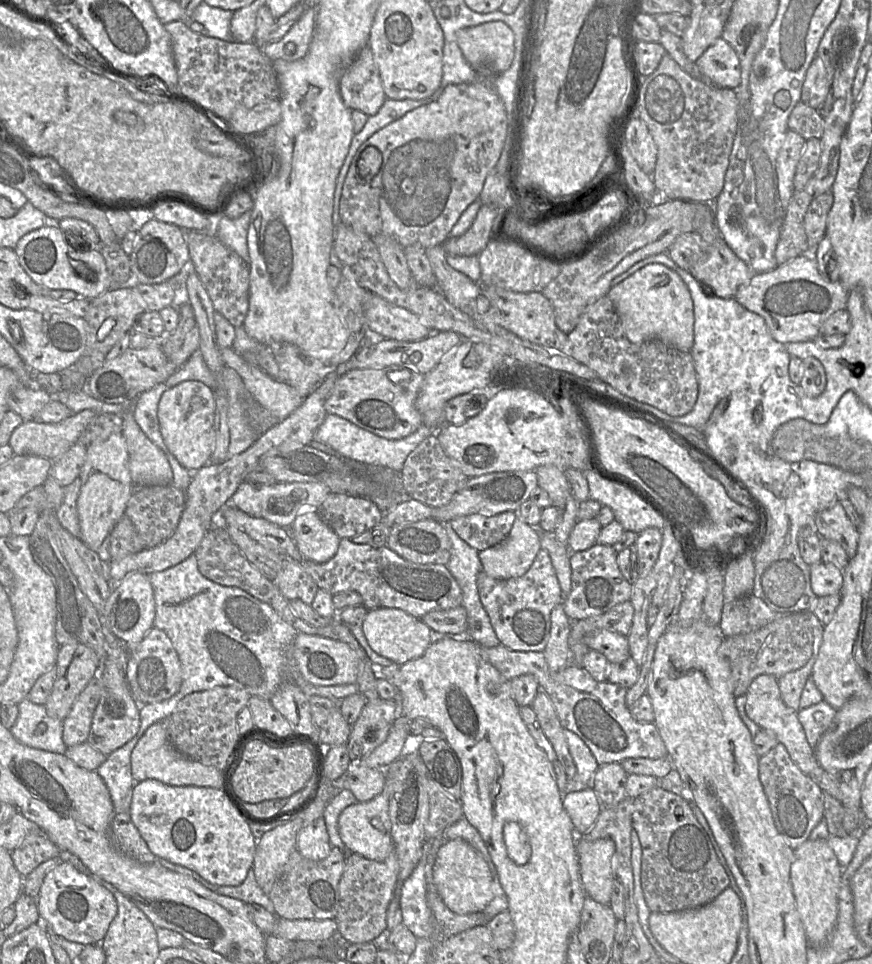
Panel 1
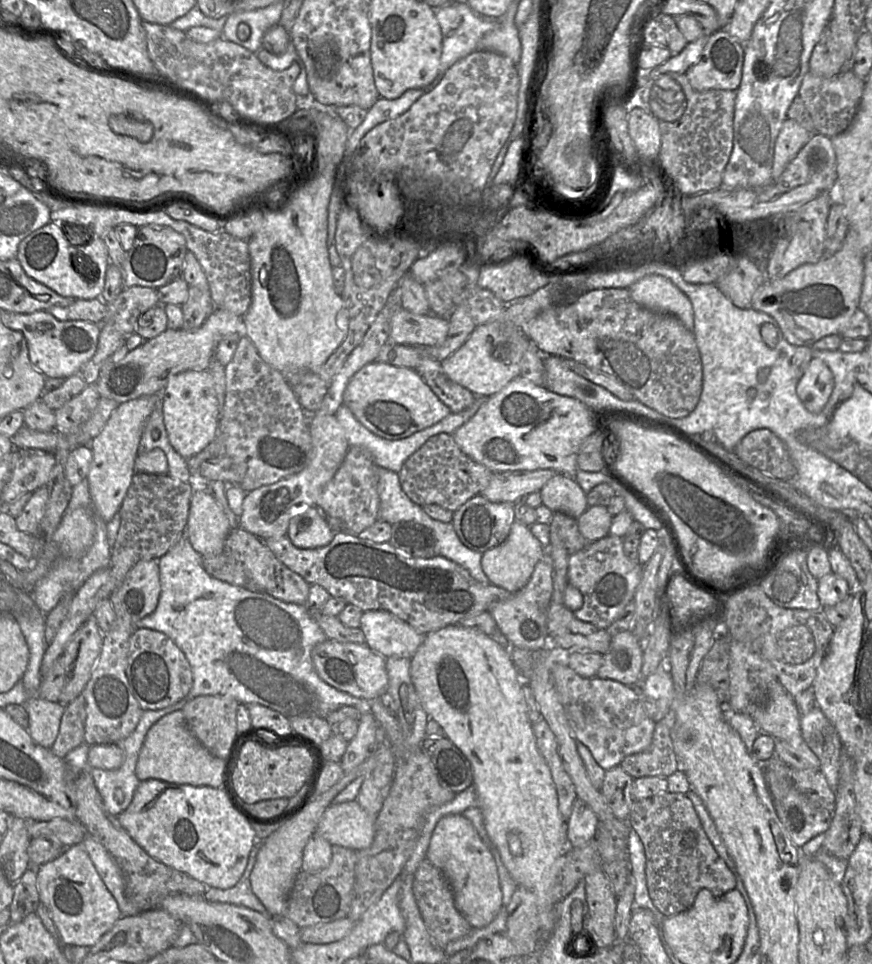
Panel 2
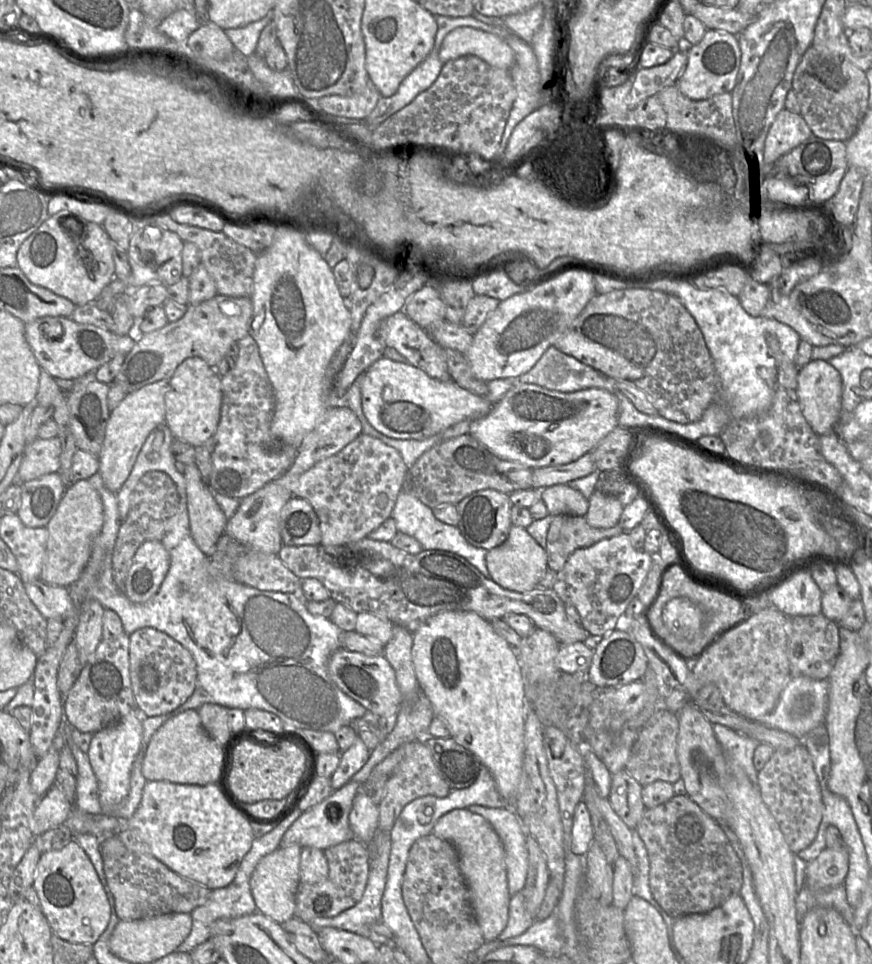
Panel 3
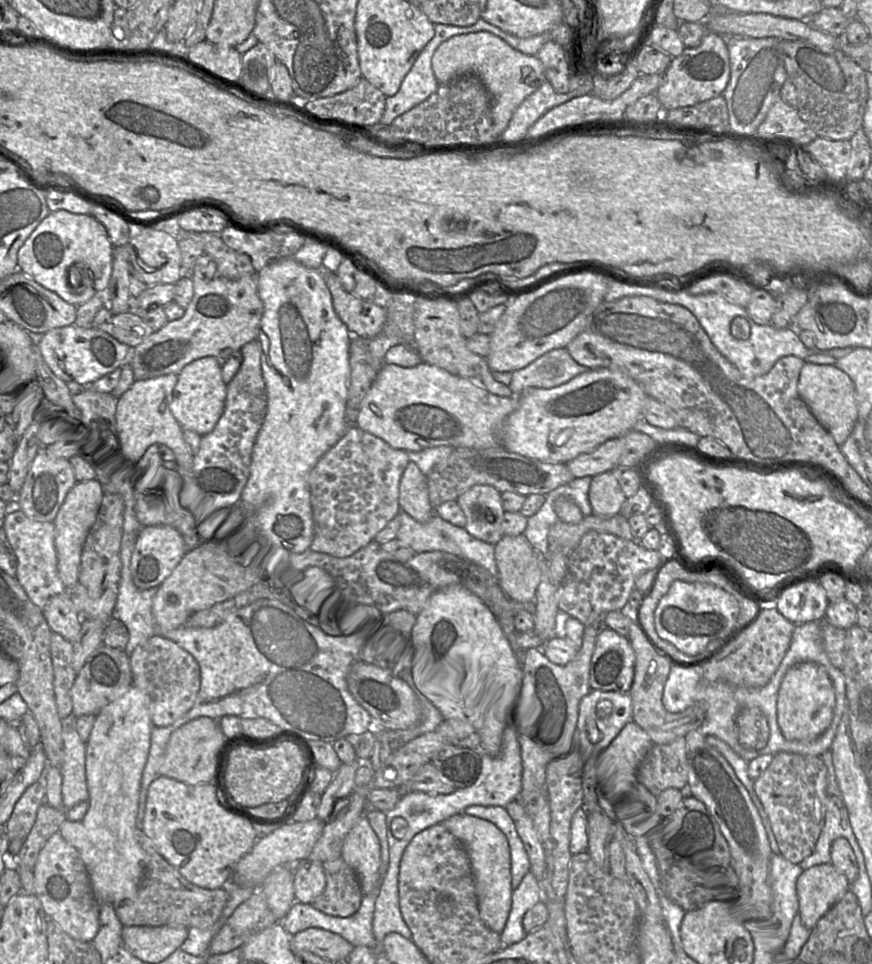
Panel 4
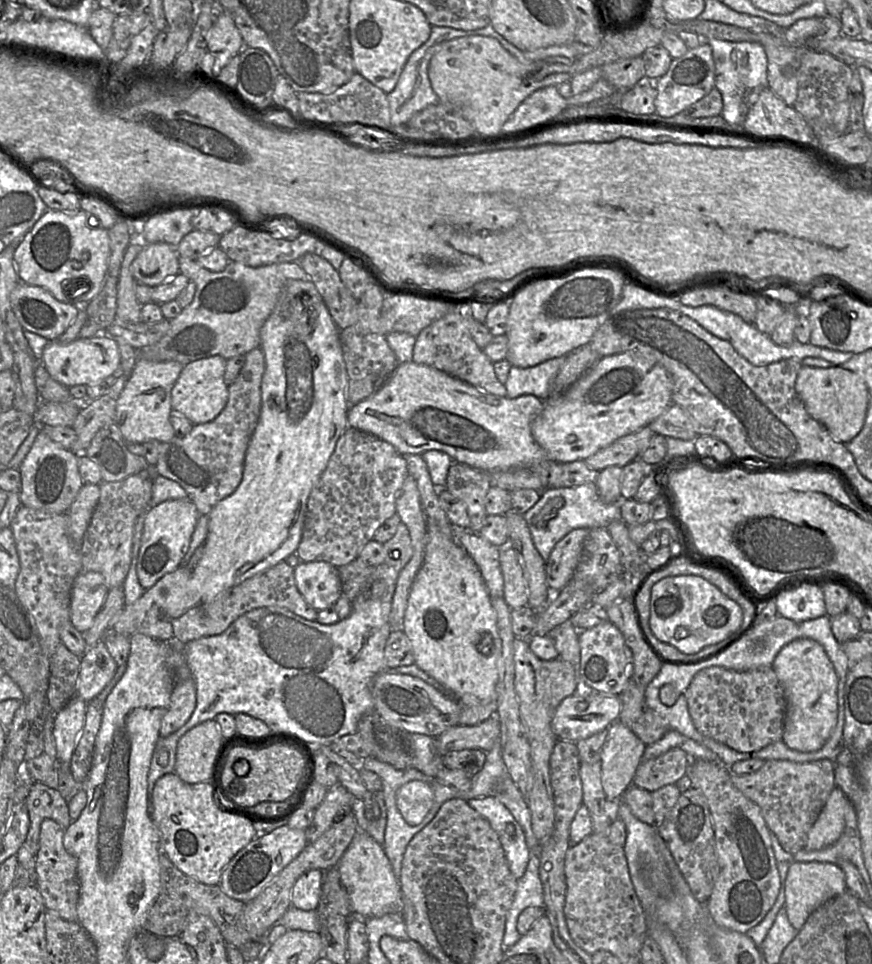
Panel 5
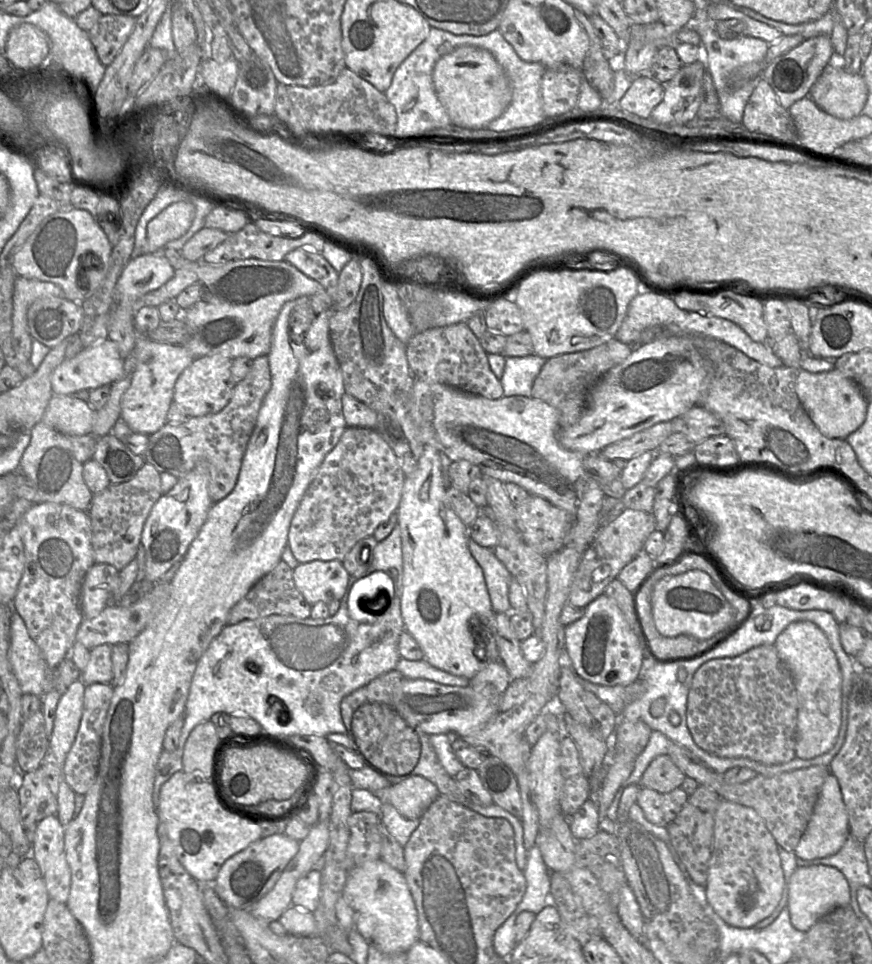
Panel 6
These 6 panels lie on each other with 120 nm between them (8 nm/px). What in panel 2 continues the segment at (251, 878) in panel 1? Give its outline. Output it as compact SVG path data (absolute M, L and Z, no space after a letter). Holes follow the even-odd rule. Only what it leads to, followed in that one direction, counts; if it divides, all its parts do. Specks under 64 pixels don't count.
M256 840L250 852L247 866L236 885L228 889L207 888L202 897L209 902L229 903L244 906L260 913L267 913L266 908L251 888L250 875L256 862L261 845Z

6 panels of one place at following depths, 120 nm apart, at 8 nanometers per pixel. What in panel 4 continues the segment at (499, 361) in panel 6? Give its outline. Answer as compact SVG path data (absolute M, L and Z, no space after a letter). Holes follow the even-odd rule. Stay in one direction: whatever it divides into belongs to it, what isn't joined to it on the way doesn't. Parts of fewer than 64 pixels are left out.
M559 348L547 352L525 368L514 372L492 371L492 376L508 386L513 396L520 396L527 388L554 388L588 370L578 364L566 348Z

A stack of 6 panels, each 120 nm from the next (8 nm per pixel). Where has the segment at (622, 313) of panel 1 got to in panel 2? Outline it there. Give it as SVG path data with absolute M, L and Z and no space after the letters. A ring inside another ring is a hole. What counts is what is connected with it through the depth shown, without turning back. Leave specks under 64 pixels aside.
M648 275L629 288L632 299L642 307L658 313L677 317L693 331L694 314L690 299L669 279L660 275Z

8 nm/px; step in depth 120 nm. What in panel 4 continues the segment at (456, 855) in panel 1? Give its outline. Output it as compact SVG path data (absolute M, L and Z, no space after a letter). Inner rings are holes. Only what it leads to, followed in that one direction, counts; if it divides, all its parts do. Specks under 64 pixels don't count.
M466 812L455 814L440 823L465 846L475 880L480 918L490 930L501 934L509 917L513 893L507 836L491 821Z

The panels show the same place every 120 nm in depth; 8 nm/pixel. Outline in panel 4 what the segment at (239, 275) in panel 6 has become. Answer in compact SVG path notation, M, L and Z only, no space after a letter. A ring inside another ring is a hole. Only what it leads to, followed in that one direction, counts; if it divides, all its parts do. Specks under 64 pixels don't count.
M257 275L228 280L217 277L209 282L193 279L194 294L184 315L169 321L132 349L130 362L134 379L145 380L166 374L178 375L192 361L213 356L222 366L246 343L256 340L263 303L258 294Z

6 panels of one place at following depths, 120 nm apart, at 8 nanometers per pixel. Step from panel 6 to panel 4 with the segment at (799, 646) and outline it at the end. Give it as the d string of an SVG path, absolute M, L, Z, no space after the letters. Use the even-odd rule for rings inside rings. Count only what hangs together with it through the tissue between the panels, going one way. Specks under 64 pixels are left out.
M801 662L785 673L778 691L777 721L783 736L793 741L810 741L830 725L835 707L835 692L826 670L814 662Z

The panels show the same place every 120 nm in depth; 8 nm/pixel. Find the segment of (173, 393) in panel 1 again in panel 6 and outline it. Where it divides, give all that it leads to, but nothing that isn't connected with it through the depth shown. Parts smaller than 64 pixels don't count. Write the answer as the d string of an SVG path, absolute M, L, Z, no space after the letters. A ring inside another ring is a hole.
M222 354L196 357L181 373L174 387L173 401L184 410L188 417L217 413L227 405L235 385L231 378L232 359L234 358Z

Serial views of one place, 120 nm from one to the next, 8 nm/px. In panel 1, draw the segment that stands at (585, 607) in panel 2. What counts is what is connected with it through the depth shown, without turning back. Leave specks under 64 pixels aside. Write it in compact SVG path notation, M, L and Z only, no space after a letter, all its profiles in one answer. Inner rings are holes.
M595 544L587 550L571 552L572 589L563 600L564 611L570 620L601 615L613 606L630 600L633 585L618 566L618 553L608 544Z

